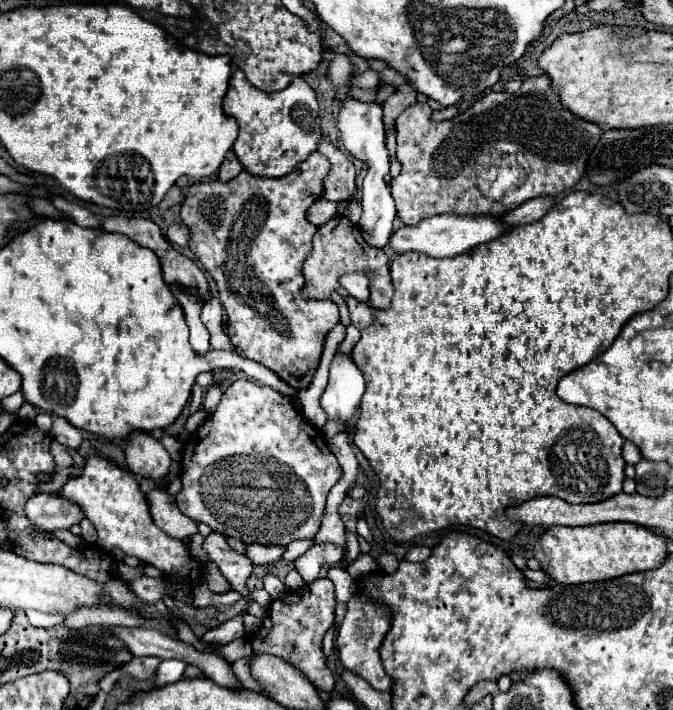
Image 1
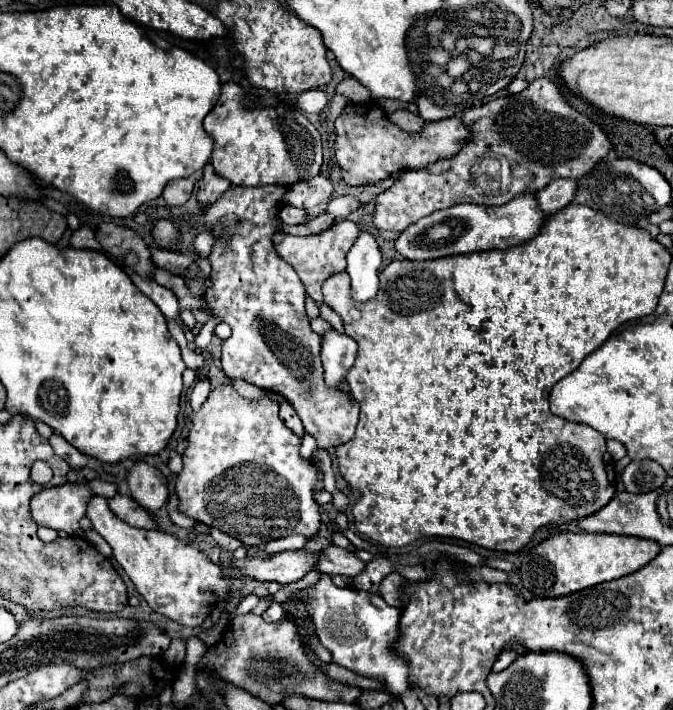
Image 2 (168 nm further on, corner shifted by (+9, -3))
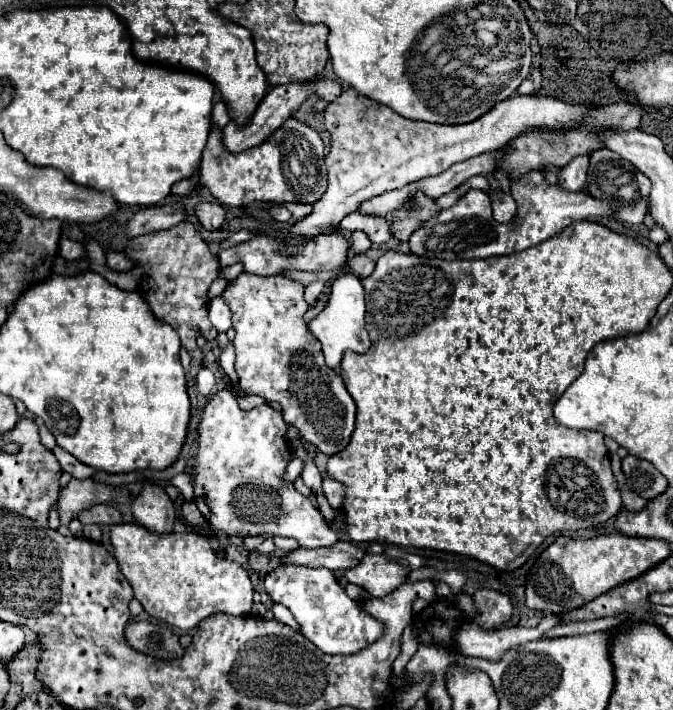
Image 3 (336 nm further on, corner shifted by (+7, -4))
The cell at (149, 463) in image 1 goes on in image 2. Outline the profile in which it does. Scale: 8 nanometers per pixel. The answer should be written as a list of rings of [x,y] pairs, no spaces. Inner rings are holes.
[[[137,461],[133,465],[127,481],[129,481],[129,491],[131,491],[133,499],[149,513],[159,511],[169,499],[167,479],[163,477],[163,473],[157,467],[153,467],[145,461]]]

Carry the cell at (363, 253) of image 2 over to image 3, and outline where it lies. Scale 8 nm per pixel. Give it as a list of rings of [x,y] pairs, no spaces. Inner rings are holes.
[[[341,274],[335,278],[335,282],[331,284],[329,302],[323,308],[323,312],[309,322],[309,330],[321,342],[323,354],[325,354],[325,364],[329,368],[337,368],[341,364],[345,350],[363,352],[361,346],[371,344],[367,328],[365,328],[365,288],[363,288],[363,282],[359,276]]]

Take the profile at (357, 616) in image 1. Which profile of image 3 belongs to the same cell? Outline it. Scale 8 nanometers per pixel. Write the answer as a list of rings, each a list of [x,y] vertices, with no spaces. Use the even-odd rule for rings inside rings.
[[[297,566],[273,568],[265,576],[265,590],[273,602],[279,602],[291,610],[303,636],[325,654],[357,654],[377,638],[385,636],[385,624],[367,614],[357,600],[349,598],[331,570]]]

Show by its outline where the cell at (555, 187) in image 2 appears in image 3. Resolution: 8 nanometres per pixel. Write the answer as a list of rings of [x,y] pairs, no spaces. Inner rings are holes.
[[[577,156],[571,164],[567,164],[559,172],[559,188],[569,192],[581,190],[587,178],[587,166],[589,166],[589,156]]]

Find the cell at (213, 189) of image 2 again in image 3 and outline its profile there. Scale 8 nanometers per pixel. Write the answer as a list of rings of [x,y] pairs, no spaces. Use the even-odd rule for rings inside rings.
[[[199,202],[195,214],[205,230],[217,230],[225,220],[225,210],[219,202]]]

